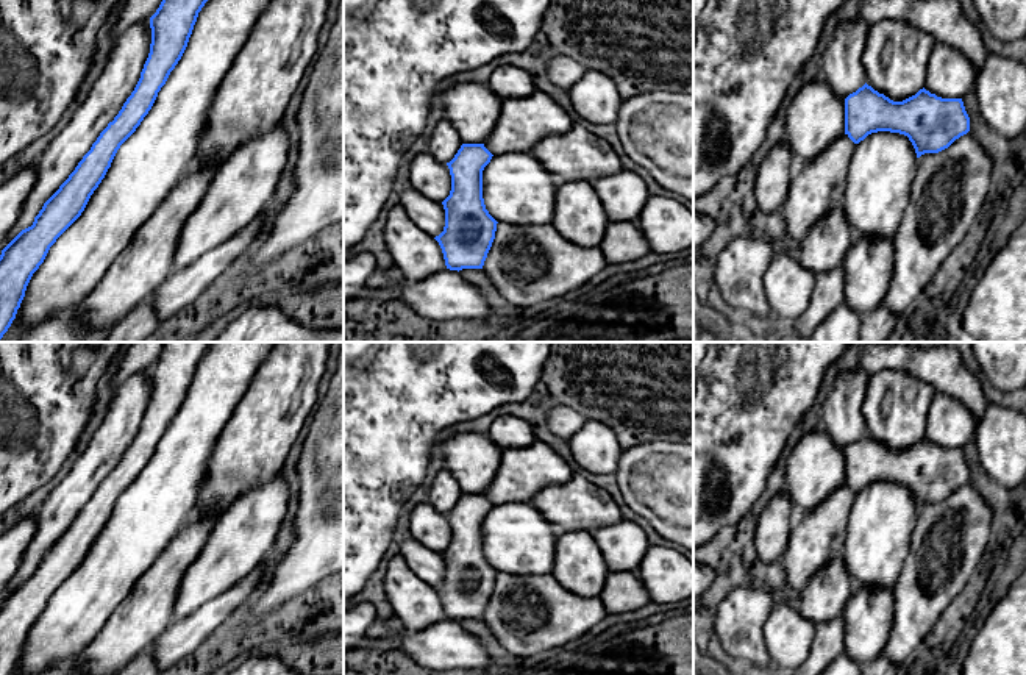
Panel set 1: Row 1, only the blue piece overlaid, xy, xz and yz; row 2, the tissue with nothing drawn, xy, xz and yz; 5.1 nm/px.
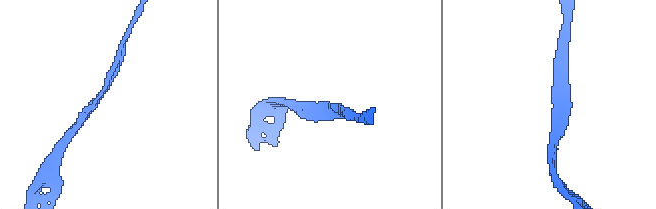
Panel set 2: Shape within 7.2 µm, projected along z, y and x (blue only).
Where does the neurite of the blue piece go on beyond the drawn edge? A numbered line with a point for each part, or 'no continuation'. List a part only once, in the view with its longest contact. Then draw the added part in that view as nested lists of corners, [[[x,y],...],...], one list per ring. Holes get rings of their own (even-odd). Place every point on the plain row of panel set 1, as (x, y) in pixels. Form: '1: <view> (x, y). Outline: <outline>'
no continuation

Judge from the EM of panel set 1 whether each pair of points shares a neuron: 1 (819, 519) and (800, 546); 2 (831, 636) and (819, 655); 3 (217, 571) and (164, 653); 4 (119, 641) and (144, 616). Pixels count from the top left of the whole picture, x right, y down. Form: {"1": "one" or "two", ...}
{"1": "one", "2": "one", "3": "two", "4": "one"}

